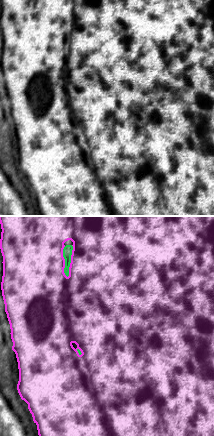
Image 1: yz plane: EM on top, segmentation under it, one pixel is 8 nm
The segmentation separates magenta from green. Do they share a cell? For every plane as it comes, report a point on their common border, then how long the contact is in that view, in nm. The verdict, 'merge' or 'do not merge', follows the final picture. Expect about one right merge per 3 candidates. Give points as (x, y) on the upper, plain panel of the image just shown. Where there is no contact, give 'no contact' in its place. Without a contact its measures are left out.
(71, 37) | 260 nm

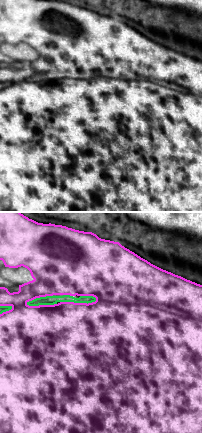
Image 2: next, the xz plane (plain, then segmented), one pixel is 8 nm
(41, 81) | 240 nm

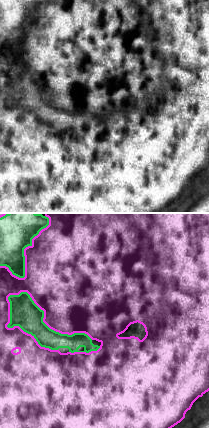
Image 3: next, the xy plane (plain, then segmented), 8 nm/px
(44, 98) | 750 nm

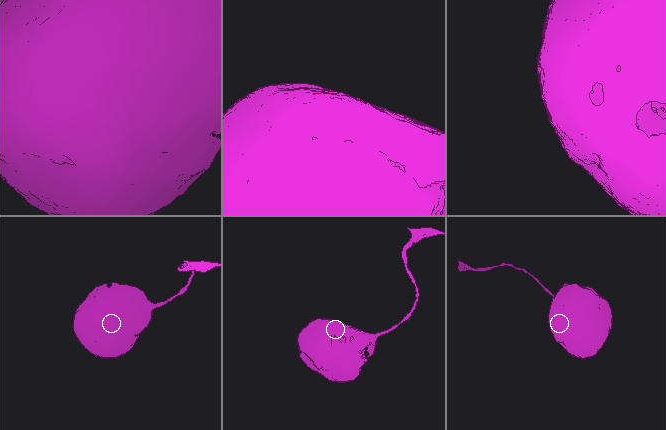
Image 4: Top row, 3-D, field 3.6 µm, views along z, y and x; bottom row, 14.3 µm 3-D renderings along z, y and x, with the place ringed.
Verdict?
merge

